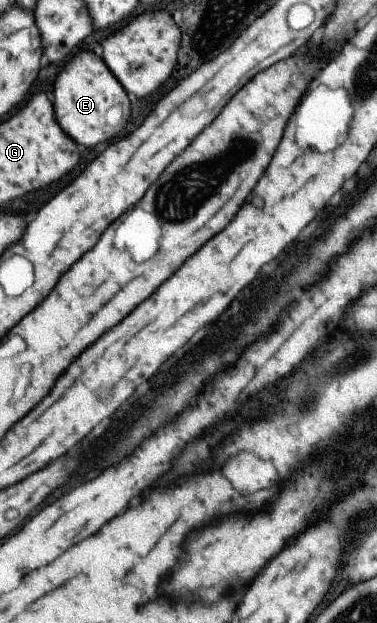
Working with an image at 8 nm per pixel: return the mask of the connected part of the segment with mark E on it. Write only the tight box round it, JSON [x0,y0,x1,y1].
[53,51,129,149]

